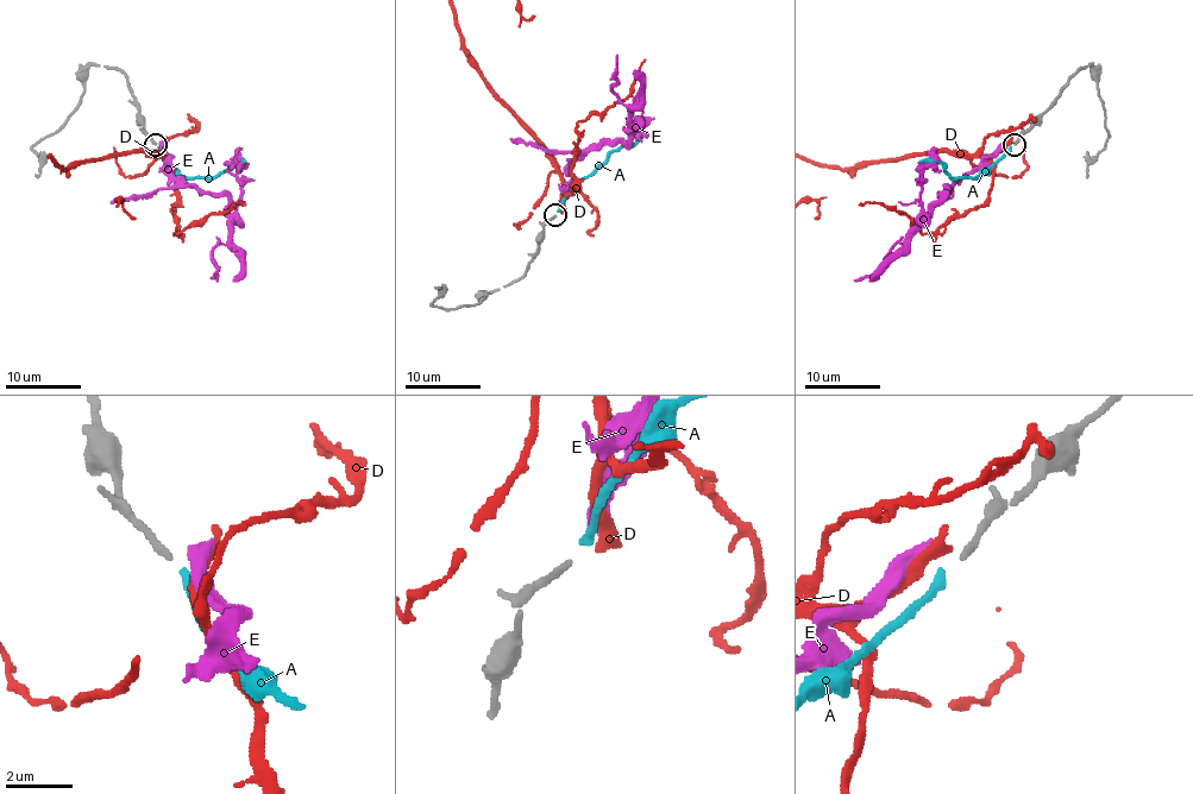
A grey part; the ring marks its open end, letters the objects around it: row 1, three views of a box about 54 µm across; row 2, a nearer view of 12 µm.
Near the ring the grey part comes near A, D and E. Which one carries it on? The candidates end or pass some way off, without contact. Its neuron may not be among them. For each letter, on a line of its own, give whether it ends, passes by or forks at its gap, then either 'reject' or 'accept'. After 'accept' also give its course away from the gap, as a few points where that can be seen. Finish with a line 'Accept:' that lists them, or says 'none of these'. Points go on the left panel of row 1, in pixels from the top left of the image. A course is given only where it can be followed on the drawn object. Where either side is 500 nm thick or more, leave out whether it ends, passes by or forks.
A: it ends there; accept; it runs (157, 147), (186, 177), (212, 177), (246, 161)
D: it ends there; reject
E: it ends there; reject
Accept: A

